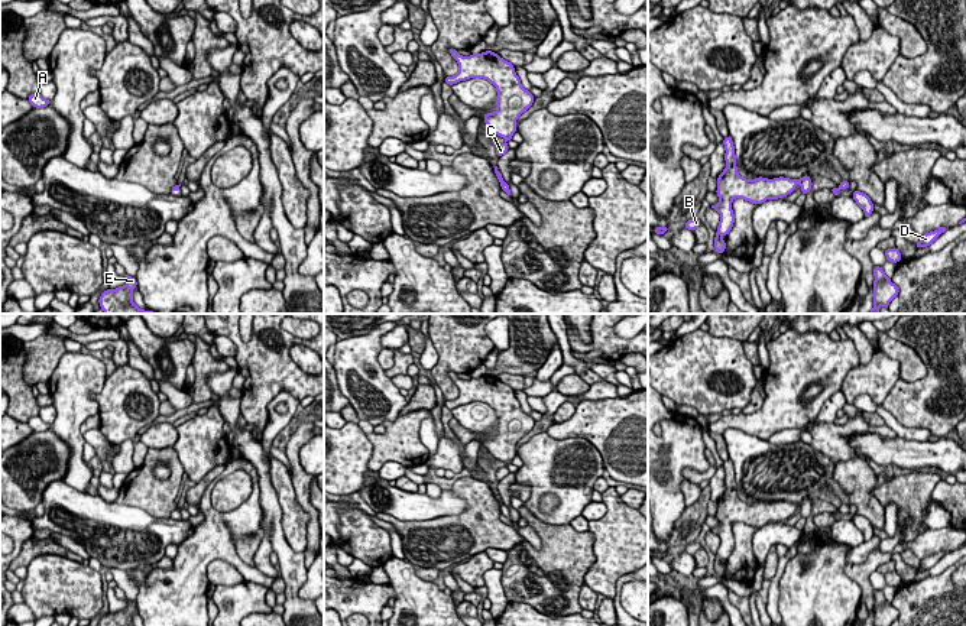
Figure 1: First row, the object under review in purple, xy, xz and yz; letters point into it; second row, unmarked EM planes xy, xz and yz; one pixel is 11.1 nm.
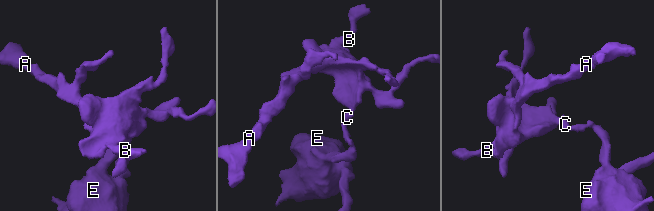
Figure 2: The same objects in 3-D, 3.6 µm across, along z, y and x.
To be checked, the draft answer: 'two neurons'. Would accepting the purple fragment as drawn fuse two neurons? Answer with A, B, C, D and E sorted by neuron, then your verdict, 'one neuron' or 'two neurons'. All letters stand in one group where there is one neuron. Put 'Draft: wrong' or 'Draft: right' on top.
Draft: right
A B C / D E; two neurons

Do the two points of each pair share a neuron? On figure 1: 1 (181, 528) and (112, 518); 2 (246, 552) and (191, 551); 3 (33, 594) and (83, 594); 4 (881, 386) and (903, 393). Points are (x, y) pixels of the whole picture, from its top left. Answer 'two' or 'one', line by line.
1: one
2: two
3: one
4: two

